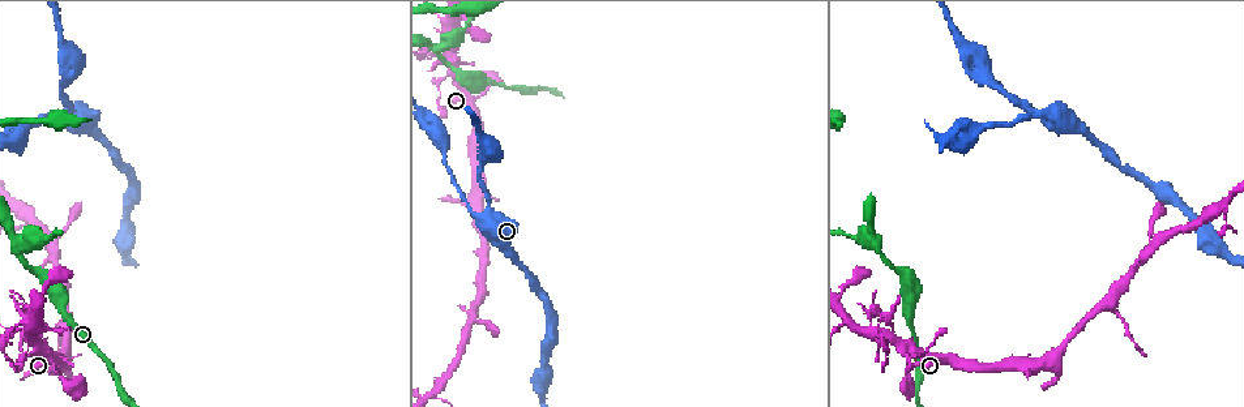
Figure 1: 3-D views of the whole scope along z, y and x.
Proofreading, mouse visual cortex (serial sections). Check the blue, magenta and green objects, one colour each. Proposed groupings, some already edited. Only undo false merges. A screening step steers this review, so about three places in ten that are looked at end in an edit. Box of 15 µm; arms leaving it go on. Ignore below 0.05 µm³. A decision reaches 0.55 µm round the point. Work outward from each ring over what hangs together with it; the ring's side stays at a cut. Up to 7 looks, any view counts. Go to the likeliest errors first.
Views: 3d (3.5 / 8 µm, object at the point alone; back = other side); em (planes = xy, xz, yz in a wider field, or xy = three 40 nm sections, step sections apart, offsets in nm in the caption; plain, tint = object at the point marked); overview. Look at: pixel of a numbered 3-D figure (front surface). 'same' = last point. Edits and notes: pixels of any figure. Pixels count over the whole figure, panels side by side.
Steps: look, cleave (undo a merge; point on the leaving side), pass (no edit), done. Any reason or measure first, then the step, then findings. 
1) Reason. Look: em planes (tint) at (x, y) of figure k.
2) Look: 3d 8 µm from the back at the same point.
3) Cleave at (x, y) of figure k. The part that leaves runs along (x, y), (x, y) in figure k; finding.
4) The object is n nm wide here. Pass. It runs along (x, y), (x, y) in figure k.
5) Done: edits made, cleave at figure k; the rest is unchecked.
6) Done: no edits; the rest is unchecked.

Look: 3d 3.5 µm at (477, 219) of figure 1.

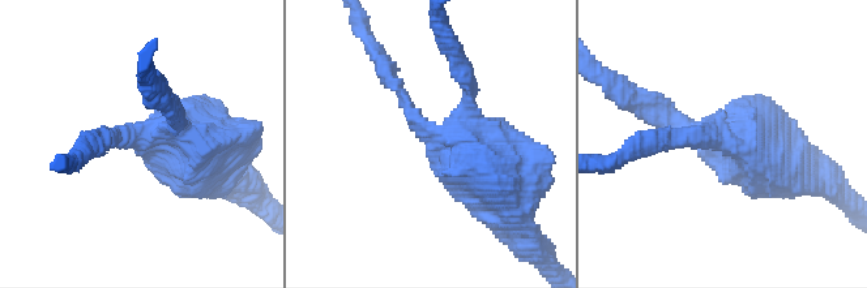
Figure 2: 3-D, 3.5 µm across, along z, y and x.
Need the tissue. Look: em planes (tint) at (438, 139) of figure 2.

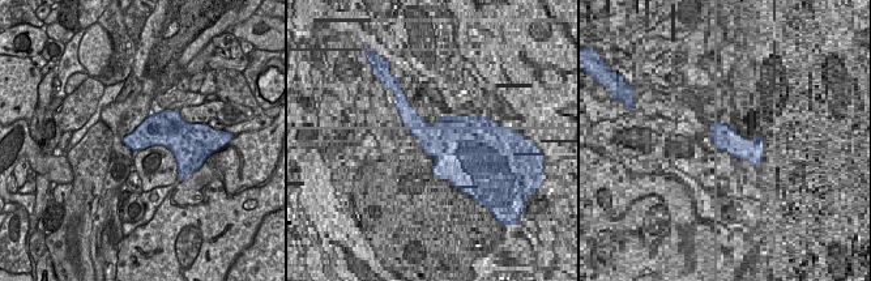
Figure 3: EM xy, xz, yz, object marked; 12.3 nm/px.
Look: em xy step 5 (tint) at the same point.

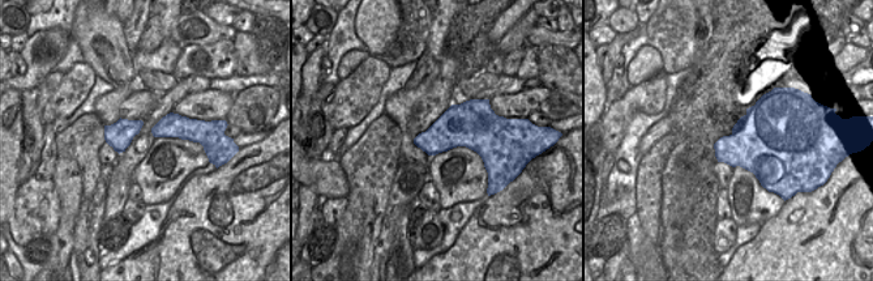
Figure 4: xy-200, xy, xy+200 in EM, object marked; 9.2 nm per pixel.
The object is 380 nm wide here. Pass. It runs along (516, 183), (427, 133), (387, 76) in figure 2; continuous, no second cell.

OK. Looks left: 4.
Sudden change in width. Look: 3d 3.5 µm at (34, 350) of figure 1.

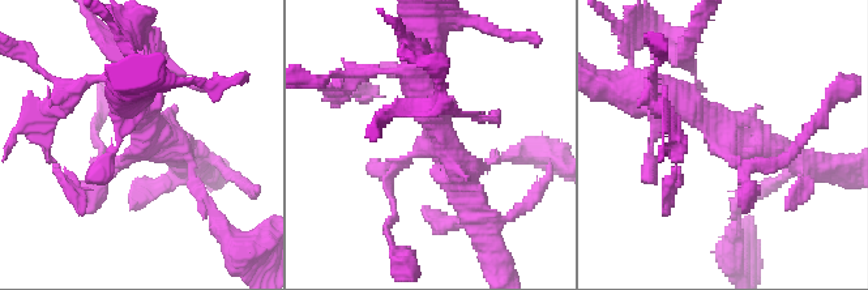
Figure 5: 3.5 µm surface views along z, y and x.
Pass. All the same cell.

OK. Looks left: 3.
Two arms in line, one across. Look: 3d 3.5 µm at (878, 248) of figure 1.

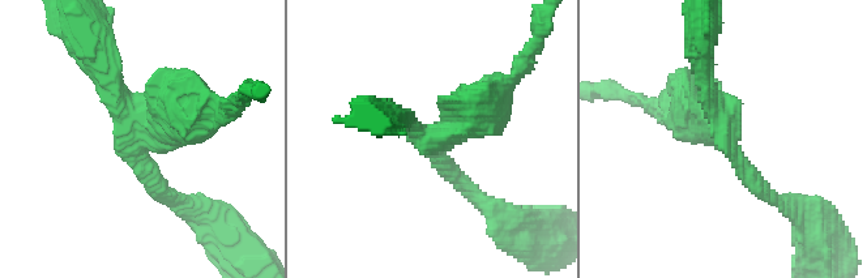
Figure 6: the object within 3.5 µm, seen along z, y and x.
3 arms meet here; the arms are 200, 200, 500 nm wide. Look: em xy step 3 (tint) at (429, 143) of figure 6.

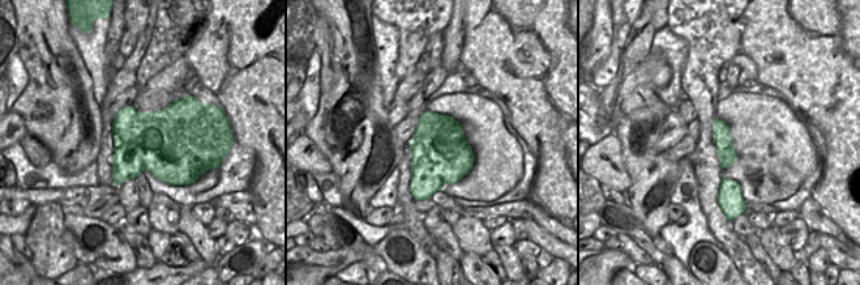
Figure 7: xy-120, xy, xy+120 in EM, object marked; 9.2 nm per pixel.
Cleave at (157, 80) of figure 6. The part that leaves runs along (141, 132), (178, 107), (230, 103) in figure 6; a second cell is stuck on.

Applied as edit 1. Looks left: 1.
Done: edits made, cleave at figure 6; the rest is unchecked.

